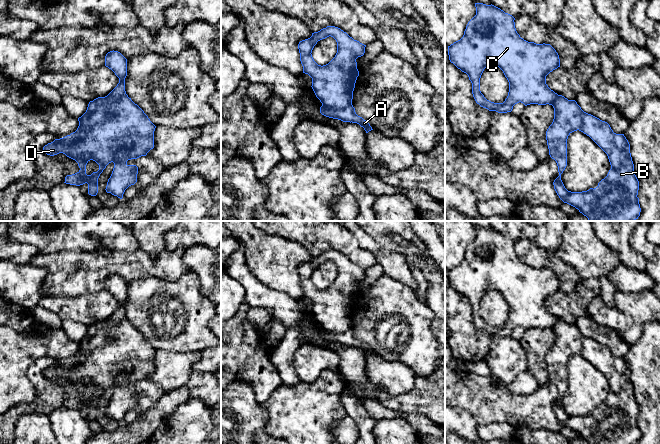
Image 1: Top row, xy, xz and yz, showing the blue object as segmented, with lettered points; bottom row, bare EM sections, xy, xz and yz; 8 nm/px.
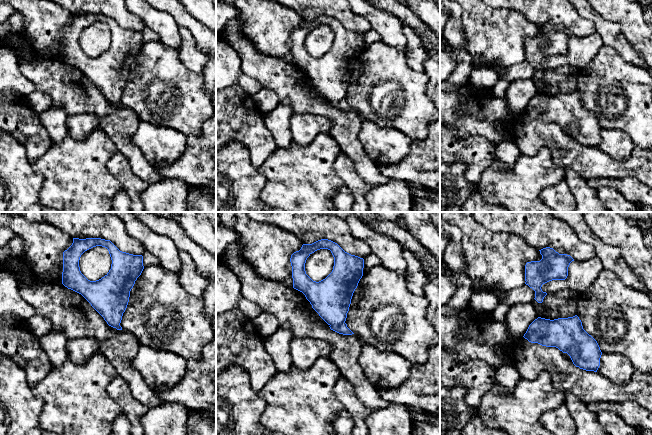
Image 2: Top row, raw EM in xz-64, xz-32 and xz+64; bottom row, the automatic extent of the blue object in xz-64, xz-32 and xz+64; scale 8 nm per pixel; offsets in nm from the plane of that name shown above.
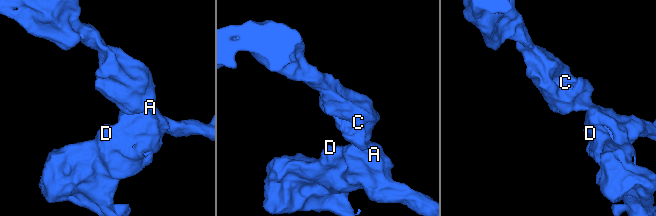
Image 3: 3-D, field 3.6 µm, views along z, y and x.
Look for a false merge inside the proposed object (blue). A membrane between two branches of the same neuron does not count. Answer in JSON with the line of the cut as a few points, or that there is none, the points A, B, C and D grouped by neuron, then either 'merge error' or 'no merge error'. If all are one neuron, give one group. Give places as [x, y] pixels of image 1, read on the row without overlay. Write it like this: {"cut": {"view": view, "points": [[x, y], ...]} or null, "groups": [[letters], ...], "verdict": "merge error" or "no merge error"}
{"cut": {"view": "xz", "points": [[351, 327], [342, 332], [330, 332], [322, 329]]}, "groups": [["A", "B", "D"], ["C"]], "verdict": "merge error"}

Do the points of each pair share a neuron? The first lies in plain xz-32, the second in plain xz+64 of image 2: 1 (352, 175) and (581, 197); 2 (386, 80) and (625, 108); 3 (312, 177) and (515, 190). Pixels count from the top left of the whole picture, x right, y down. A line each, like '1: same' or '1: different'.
1: same
2: same
3: same

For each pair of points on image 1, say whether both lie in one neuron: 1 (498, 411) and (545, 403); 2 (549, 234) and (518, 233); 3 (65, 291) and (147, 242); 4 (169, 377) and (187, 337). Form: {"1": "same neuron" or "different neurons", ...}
{"1": "same neuron", "2": "same neuron", "3": "different neurons", "4": "different neurons"}

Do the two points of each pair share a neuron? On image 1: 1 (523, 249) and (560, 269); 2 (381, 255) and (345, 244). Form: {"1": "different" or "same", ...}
{"1": "same", "2": "different"}

